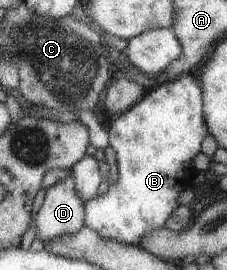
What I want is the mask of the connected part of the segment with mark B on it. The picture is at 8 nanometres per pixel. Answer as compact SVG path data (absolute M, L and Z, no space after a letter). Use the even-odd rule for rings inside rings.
M187 73L176 81L162 80L159 85L150 88L144 100L133 105L128 112L120 114L109 127L110 146L117 153L119 177L110 185L105 195L98 195L85 205L84 222L90 229L104 239L121 244L141 247L141 241L153 231L165 227L165 221L177 207L177 197L187 187L195 185L200 174L193 167L193 159L201 153L201 141L210 133L207 131L207 119L204 111L204 89Z

